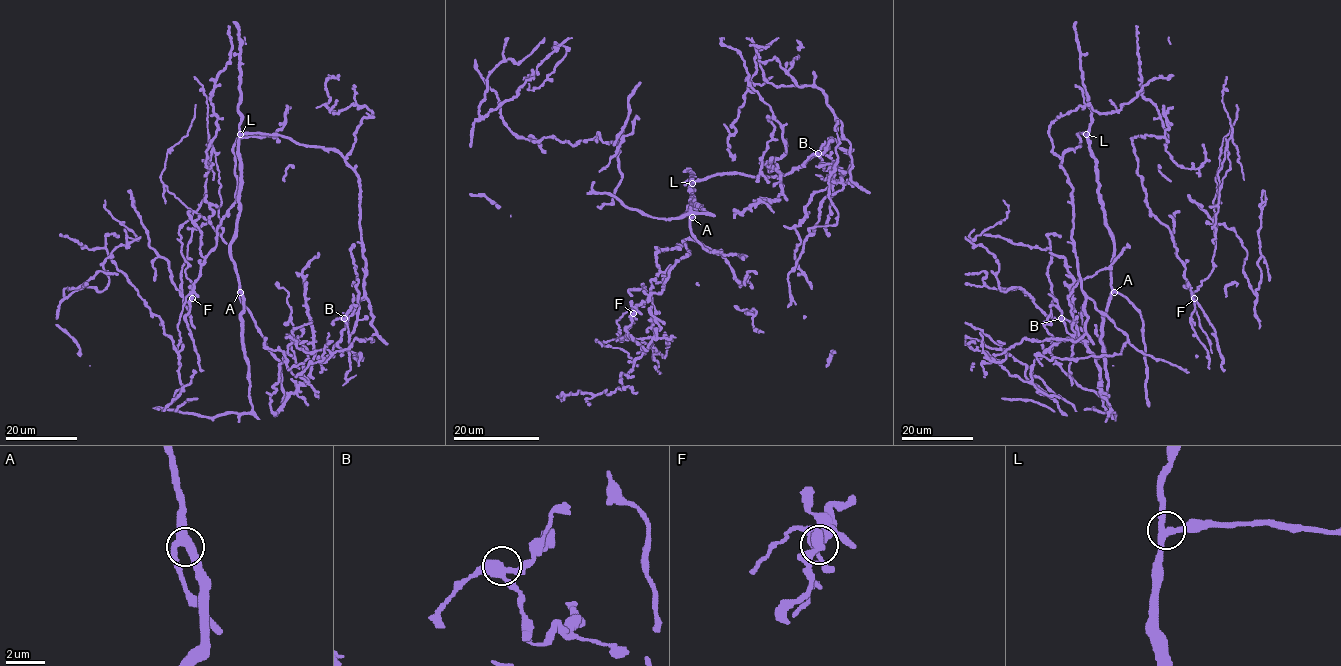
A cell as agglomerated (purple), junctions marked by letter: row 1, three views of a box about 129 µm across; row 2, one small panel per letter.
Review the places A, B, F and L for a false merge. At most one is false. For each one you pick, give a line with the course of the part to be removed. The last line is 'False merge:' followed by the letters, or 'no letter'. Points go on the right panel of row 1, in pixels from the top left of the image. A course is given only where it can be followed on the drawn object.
F: course (1194, 297), (1191, 294), (1213, 268), (1219, 199), (1218, 171), (1224, 160), (1232, 127), (1222, 102), (1227, 76)
False merge: F

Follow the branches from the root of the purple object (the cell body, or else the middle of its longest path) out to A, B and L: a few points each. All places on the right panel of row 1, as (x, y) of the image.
A: (1104, 213), (1113, 242), (1111, 287), (1114, 292)
B: (1104, 213), (1096, 159), (1078, 133), (1062, 163), (1073, 189), (1080, 280), (1068, 298), (1073, 335), (1061, 318)
L: (1104, 213), (1098, 190), (1096, 159), (1086, 134)

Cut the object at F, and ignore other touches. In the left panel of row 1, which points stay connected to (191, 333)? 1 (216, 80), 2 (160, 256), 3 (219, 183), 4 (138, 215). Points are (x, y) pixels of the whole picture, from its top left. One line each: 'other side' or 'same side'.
1: same side
2: same side
3: other side
4: same side

